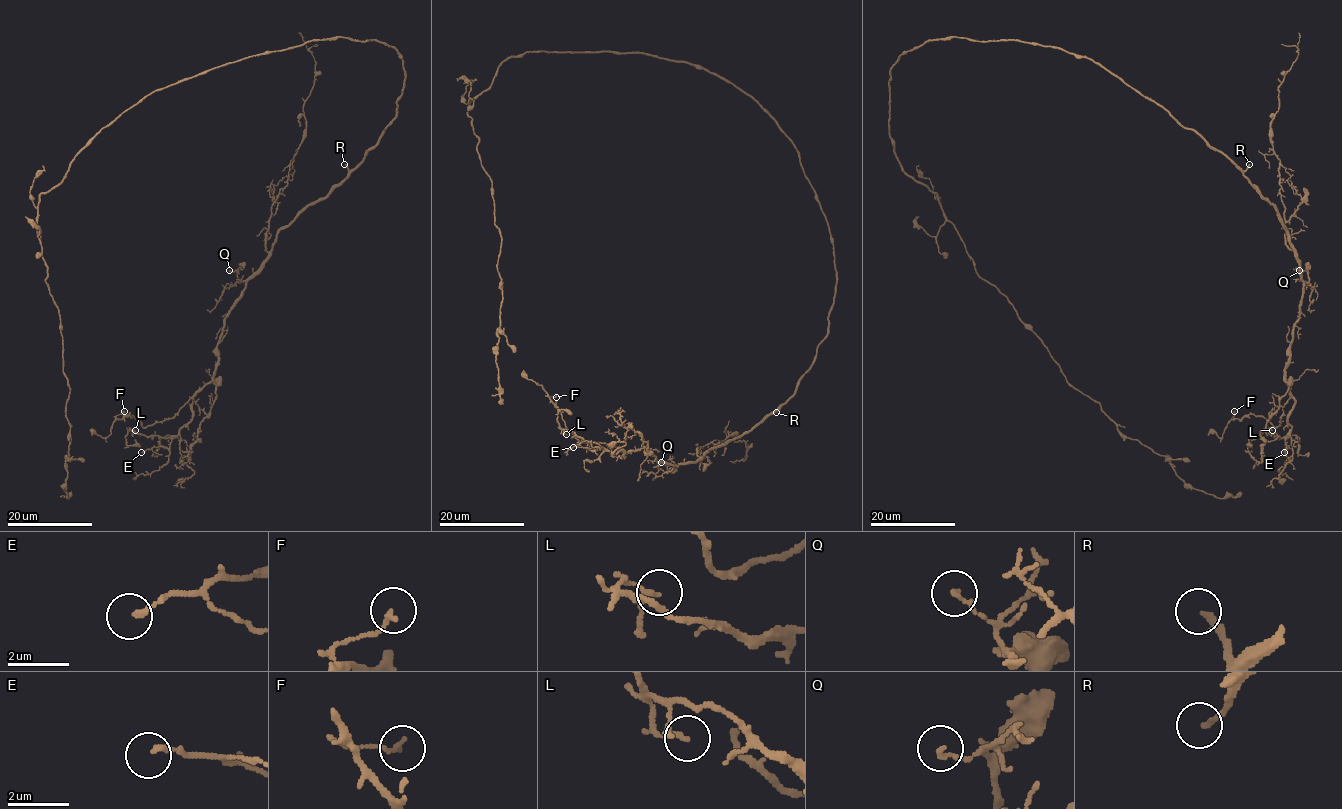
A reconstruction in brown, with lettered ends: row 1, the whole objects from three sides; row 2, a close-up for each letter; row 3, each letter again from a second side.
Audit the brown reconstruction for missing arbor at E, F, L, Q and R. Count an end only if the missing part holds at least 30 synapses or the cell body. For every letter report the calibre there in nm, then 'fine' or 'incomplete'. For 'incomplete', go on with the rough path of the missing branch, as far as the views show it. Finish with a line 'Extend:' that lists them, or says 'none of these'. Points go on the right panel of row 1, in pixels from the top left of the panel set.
E: 140 nm | fine
F: 130 nm | fine
L: 140 nm | fine
Q: 140 nm | fine
R: 180 nm | incomplete
Extend: R

